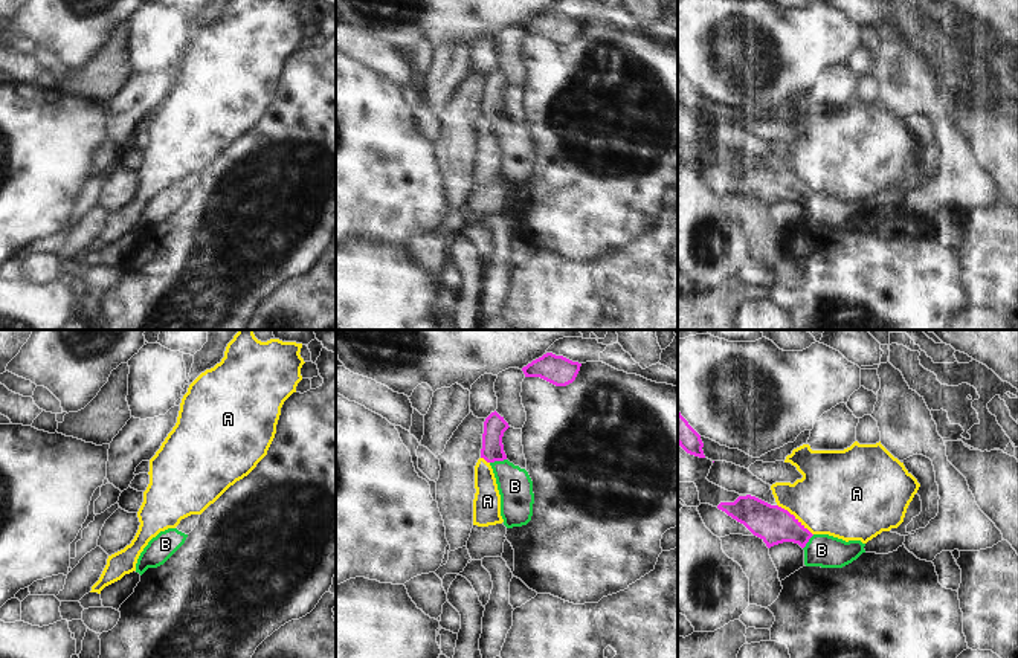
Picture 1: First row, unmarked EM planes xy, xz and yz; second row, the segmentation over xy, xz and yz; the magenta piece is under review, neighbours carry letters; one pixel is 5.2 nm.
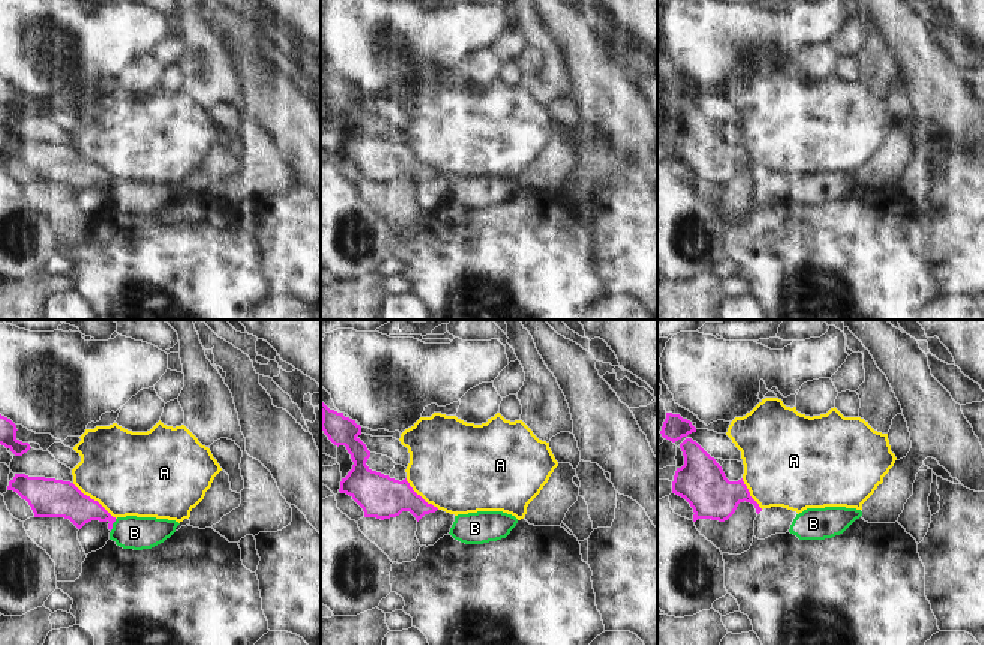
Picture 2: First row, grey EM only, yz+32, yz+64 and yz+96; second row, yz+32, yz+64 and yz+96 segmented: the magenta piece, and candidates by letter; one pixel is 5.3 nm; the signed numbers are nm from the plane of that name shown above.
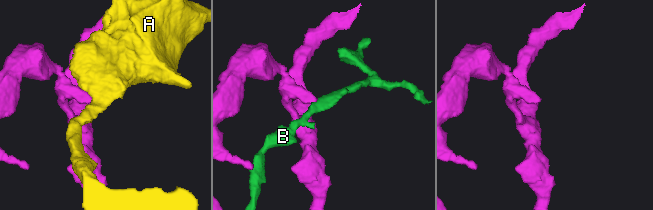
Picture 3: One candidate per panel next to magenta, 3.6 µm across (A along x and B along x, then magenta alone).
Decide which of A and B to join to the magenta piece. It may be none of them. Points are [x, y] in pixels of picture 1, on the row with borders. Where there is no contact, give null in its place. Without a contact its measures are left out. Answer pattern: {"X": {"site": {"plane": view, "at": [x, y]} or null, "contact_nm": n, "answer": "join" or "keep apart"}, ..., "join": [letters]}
{"A": {"site": {"plane": "yz", "at": [794, 518]}, "contact_nm": 260, "answer": "keep apart"}, "B": {"site": {"plane": "xz", "at": [498, 460]}, "contact_nm": 90, "answer": "keep apart"}, "join": []}

